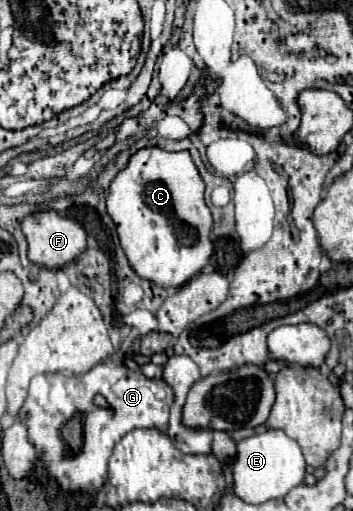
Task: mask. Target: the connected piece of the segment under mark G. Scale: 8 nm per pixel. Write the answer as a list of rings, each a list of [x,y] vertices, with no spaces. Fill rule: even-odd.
[[[98,364],[92,370],[78,376],[64,374],[40,374],[34,376],[28,388],[26,402],[20,410],[20,422],[28,428],[28,438],[40,452],[44,470],[66,492],[84,490],[96,494],[108,478],[108,458],[116,440],[134,428],[168,430],[168,386],[164,380],[150,380],[142,372],[128,370],[126,366]],[[102,394],[108,400],[108,408],[98,408],[94,396]],[[74,416],[82,418],[84,444],[78,454],[64,452],[60,444],[60,426]]]

